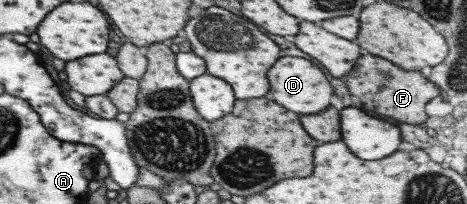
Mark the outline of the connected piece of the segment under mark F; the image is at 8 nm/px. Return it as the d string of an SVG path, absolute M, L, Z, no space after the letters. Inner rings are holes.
M361 55L359 61L355 61L355 69L351 69L351 73L345 77L345 85L349 89L353 89L351 95L355 95L361 101L361 107L365 111L371 111L381 117L391 117L395 121L409 123L409 125L423 123L426 119L423 107L430 99L441 93L434 83L421 77L417 71L407 73L407 71L391 65L389 61L383 61L373 55ZM351 83L357 83L357 85L351 87ZM369 85L373 85L375 91L367 91L367 89L371 89Z

